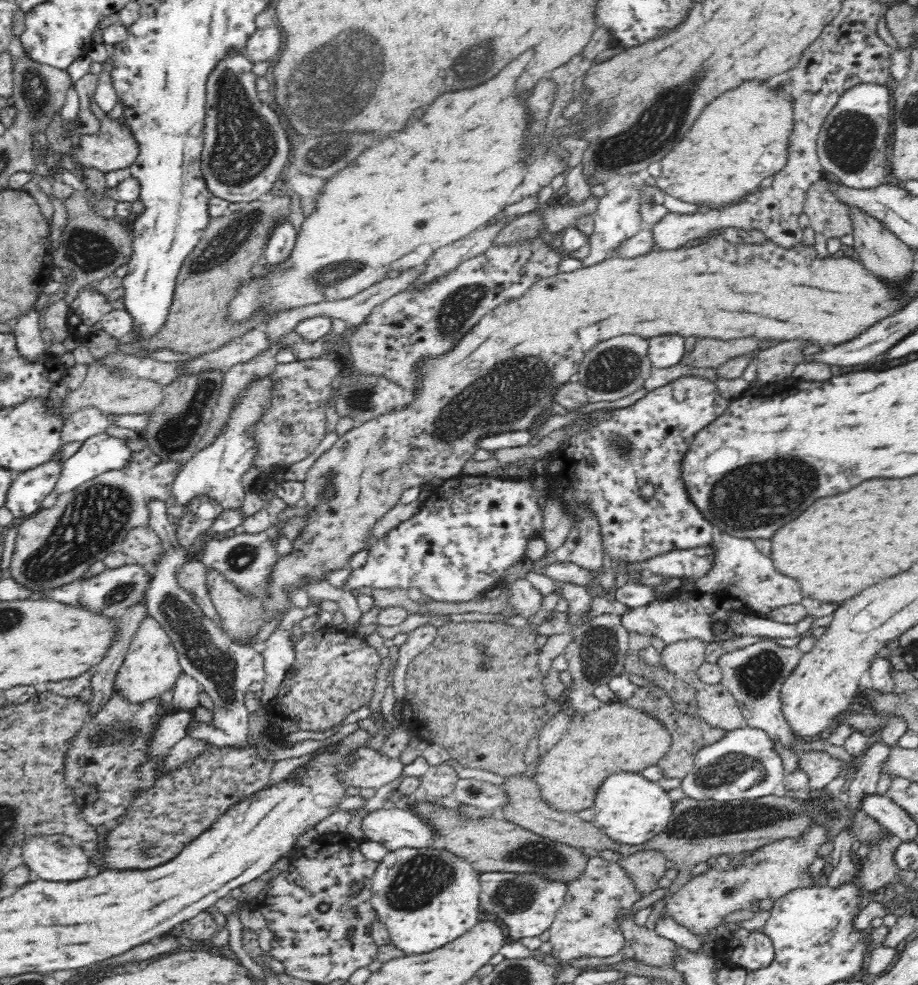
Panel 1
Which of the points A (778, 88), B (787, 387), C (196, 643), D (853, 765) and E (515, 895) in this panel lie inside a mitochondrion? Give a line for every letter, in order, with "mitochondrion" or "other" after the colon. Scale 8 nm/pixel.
A: other
B: other
C: mitochondrion
D: other
E: mitochondrion

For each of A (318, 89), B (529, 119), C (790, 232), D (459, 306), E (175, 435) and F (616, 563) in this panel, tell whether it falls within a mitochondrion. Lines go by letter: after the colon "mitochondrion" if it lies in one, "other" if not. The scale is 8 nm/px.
A: mitochondrion
B: other
C: other
D: mitochondrion
E: mitochondrion
F: other

